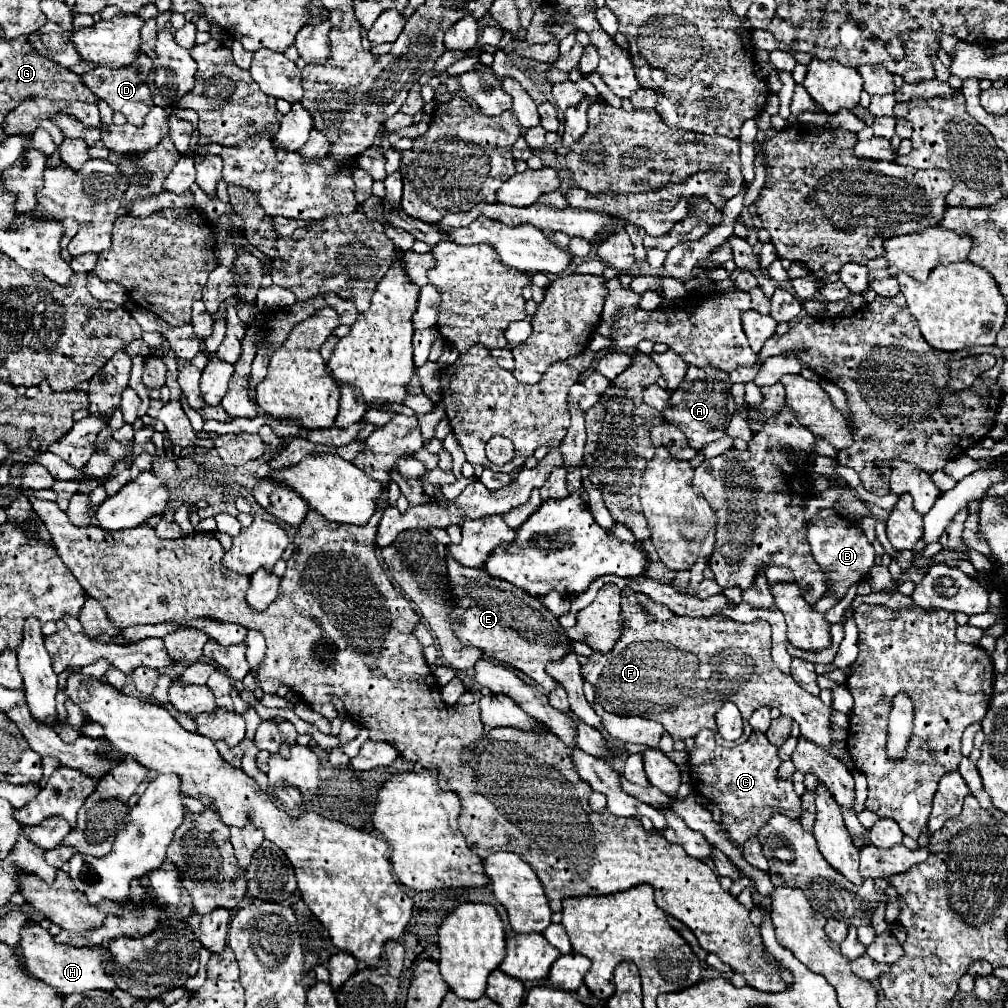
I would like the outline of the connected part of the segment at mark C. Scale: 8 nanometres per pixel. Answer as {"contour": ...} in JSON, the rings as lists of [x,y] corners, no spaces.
{"contour":[[[703,729],[695,737],[695,749],[689,753],[689,773],[693,789],[697,795],[715,803],[721,809],[723,827],[729,833],[729,839],[737,845],[757,835],[757,829],[767,823],[771,813],[783,813],[791,819],[799,819],[801,801],[793,791],[791,779],[781,779],[777,767],[781,763],[777,747],[769,743],[765,733],[751,733],[745,743],[733,747],[721,747],[715,741],[711,729]]]}

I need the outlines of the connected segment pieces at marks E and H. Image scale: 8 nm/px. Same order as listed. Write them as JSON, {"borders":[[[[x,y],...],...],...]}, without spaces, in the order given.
{"borders":[[[[447,555],[447,567],[449,567],[449,579],[453,593],[457,597],[457,609],[451,613],[455,617],[453,629],[455,635],[463,641],[463,645],[481,647],[483,653],[489,659],[503,661],[525,675],[529,675],[535,683],[539,683],[545,693],[551,693],[557,689],[557,681],[545,673],[547,661],[557,661],[568,653],[571,653],[571,641],[565,635],[565,629],[559,625],[559,619],[555,613],[551,613],[547,607],[541,605],[541,601],[523,589],[517,589],[515,585],[501,581],[497,577],[489,577],[481,569],[463,567],[459,565],[451,555]]],[[[29,921],[29,925],[25,925],[25,929],[21,929],[21,961],[25,965],[25,969],[37,977],[39,981],[51,985],[53,989],[57,989],[63,995],[69,993],[87,993],[91,989],[107,989],[113,991],[115,983],[109,979],[107,971],[105,971],[105,961],[109,959],[109,953],[105,949],[99,947],[69,947],[65,943],[57,943],[53,939],[53,935],[43,929],[37,921]]]]}

